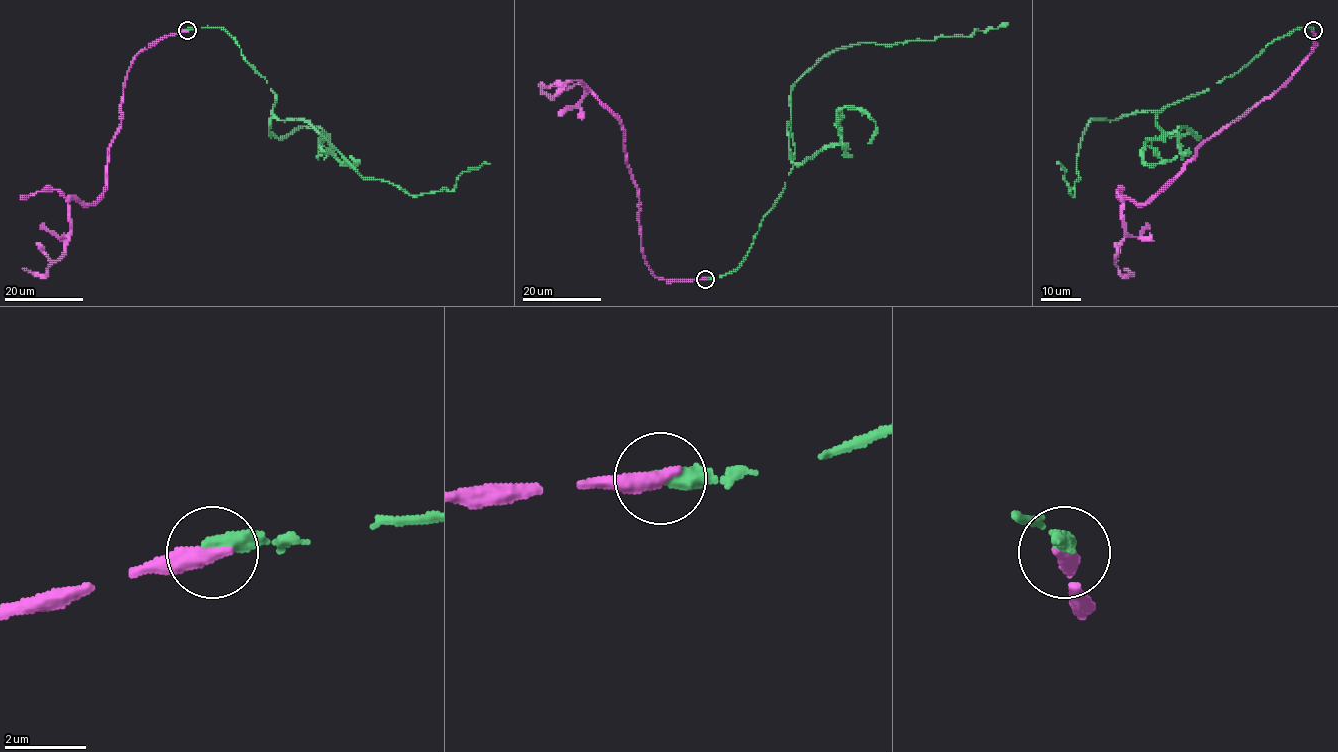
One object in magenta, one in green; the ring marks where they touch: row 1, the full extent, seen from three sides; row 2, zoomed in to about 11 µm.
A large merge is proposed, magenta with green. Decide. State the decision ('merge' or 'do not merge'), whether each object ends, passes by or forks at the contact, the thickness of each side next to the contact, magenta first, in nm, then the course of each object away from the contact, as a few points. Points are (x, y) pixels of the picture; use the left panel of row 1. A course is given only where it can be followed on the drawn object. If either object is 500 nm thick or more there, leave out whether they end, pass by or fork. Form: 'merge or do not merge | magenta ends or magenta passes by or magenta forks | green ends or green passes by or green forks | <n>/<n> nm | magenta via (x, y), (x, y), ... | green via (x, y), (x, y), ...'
do not merge | magenta ends | green ends | 480/420 nm | magenta via (186, 30), (132, 62), (106, 189), (92, 204), (70, 200), (70, 238), (44, 276), (23, 268) | green via (186, 30), (222, 28), (273, 91), (273, 115), (311, 125), (363, 177), (416, 196), (452, 191), (490, 163)

